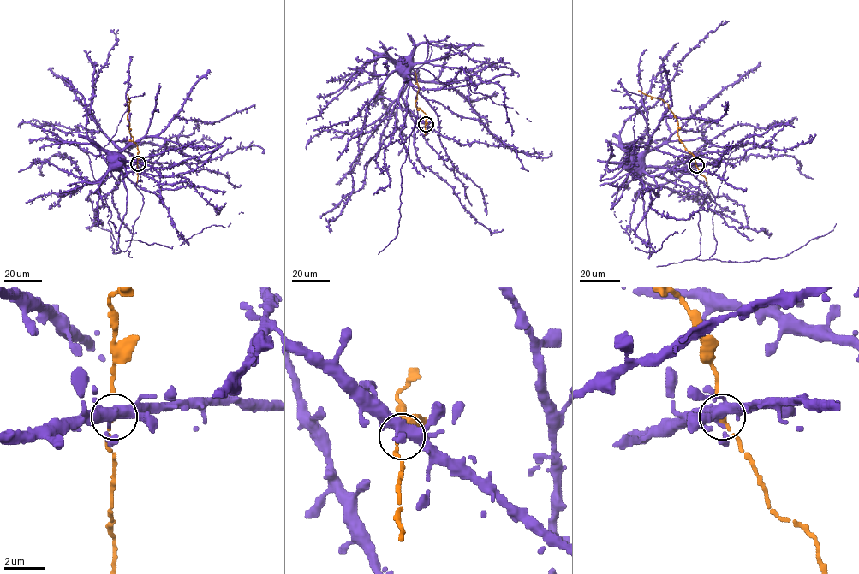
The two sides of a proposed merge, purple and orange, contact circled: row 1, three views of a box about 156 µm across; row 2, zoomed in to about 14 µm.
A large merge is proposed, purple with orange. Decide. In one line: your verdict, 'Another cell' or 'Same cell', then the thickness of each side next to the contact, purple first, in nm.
Same cell. Thickness 360 nm (purple) against 200 nm

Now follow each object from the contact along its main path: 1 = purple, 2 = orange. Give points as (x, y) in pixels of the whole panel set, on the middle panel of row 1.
1: (425, 124), (410, 115), (398, 102), (404, 77), (404, 70), (401, 66)
2: (425, 124), (425, 114), (414, 103), (419, 89), (414, 71)

